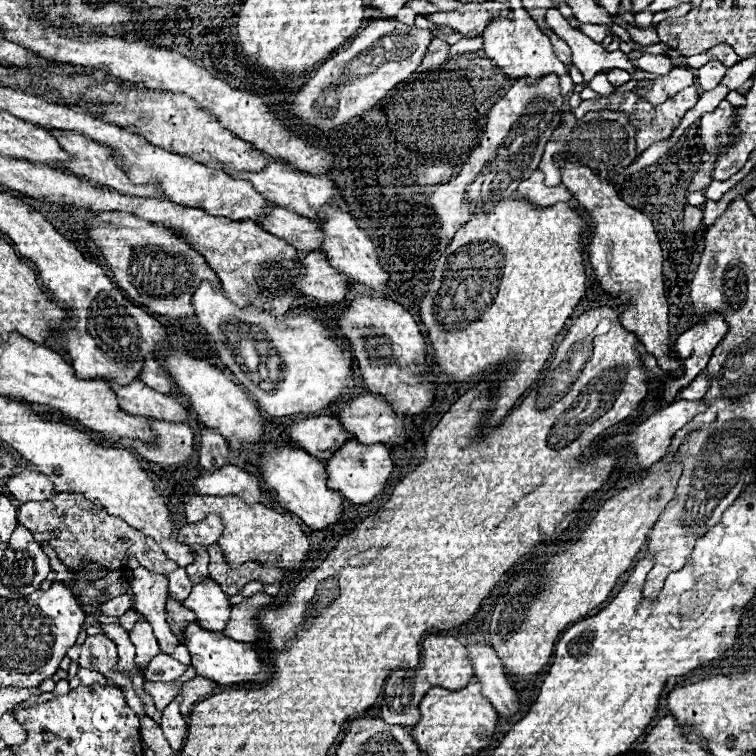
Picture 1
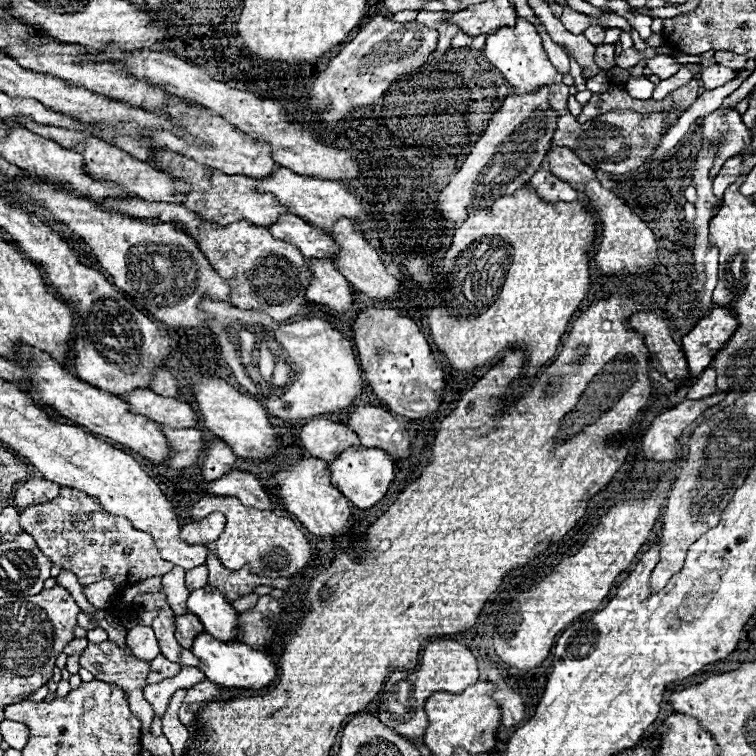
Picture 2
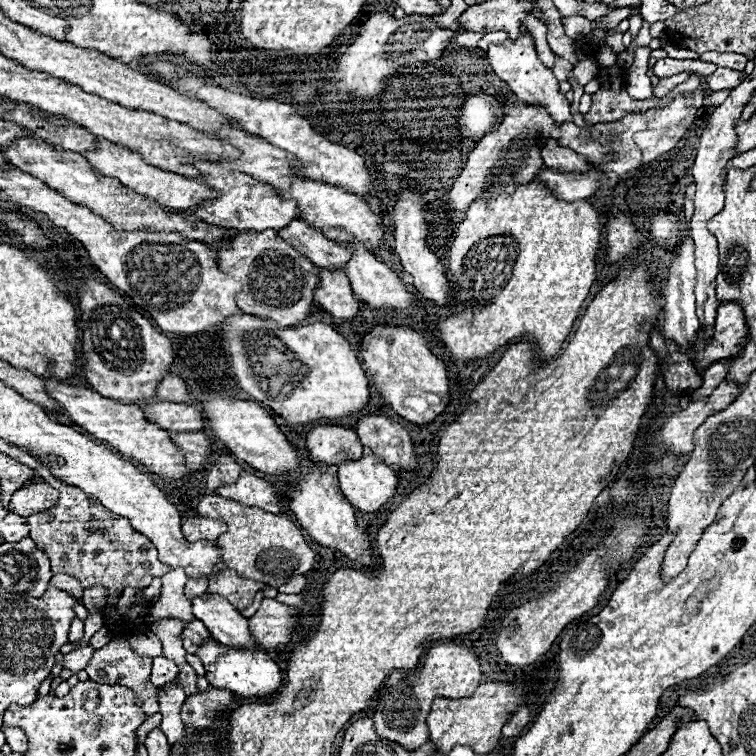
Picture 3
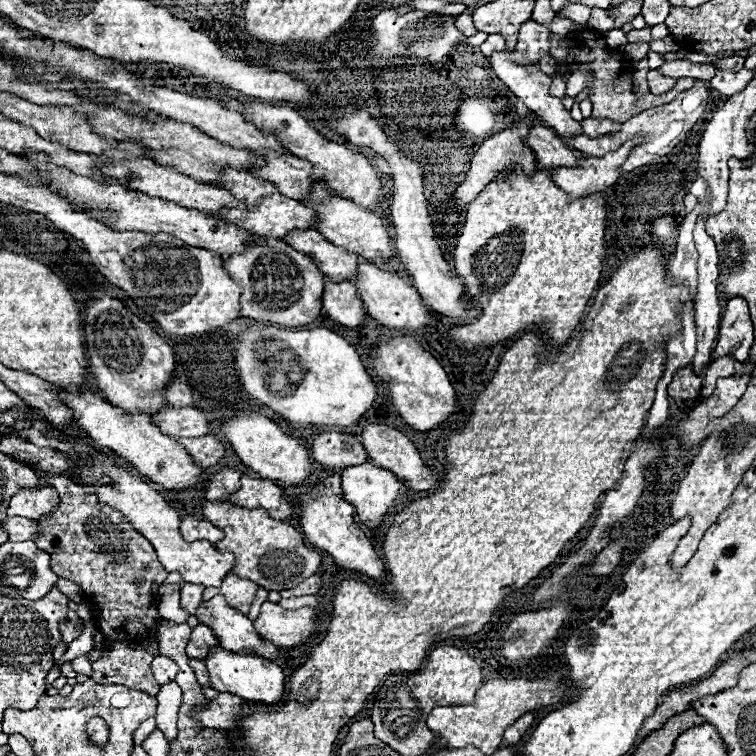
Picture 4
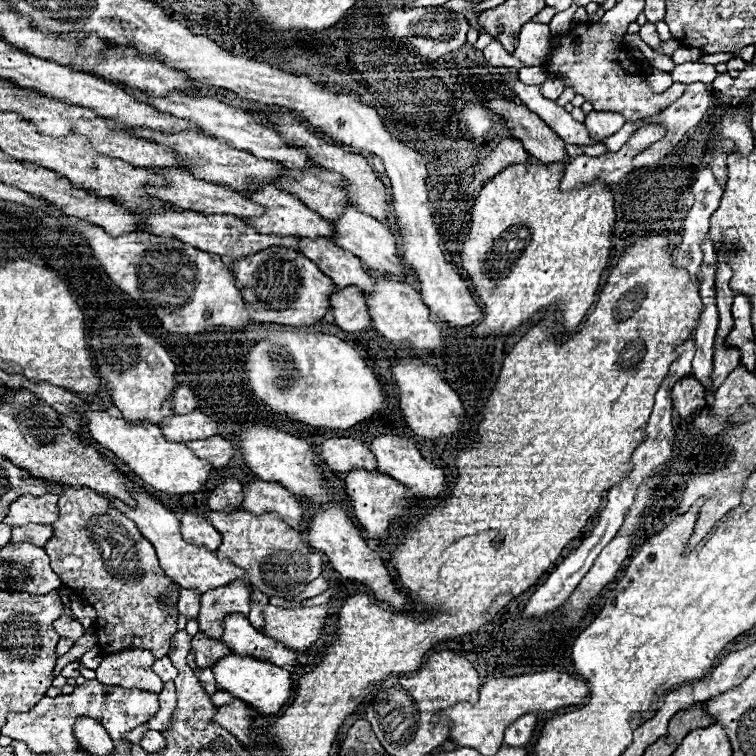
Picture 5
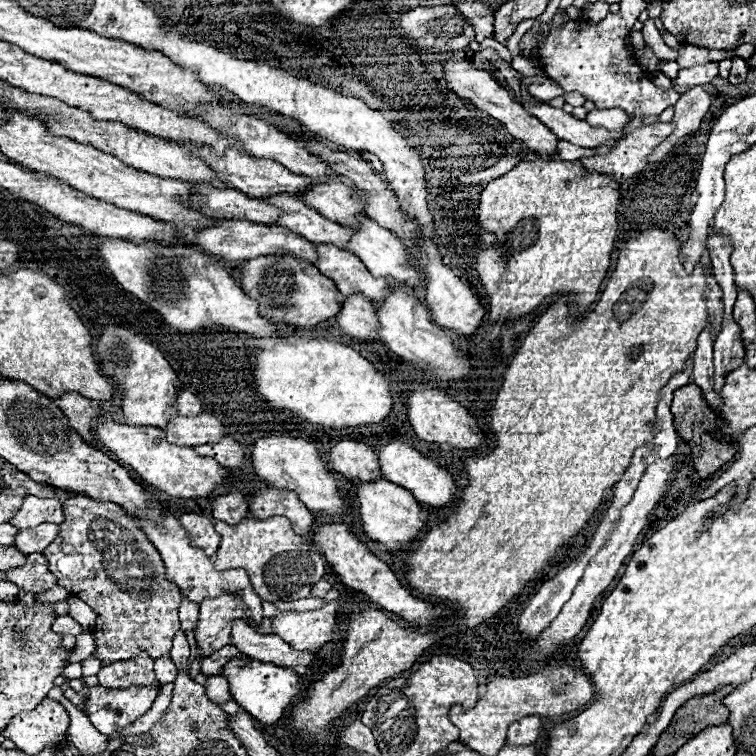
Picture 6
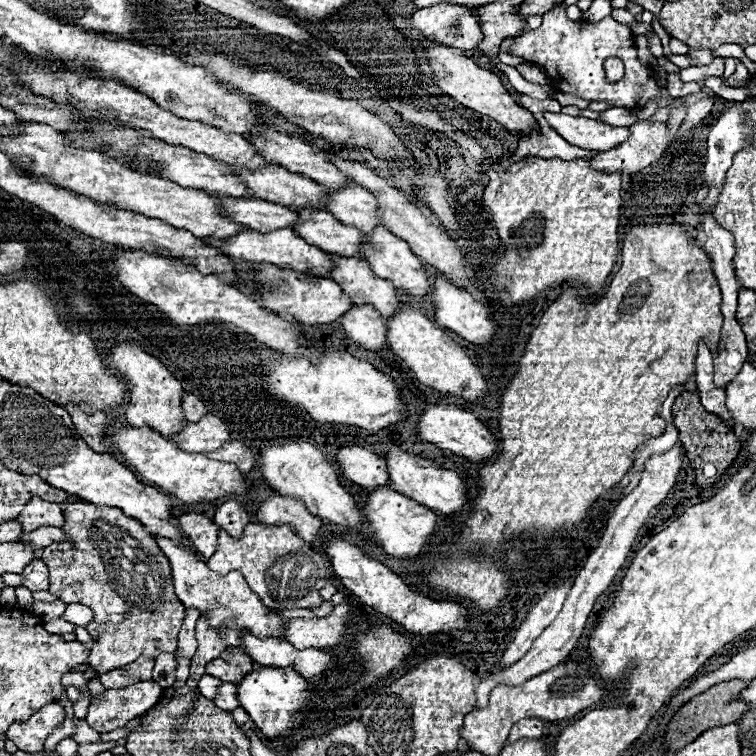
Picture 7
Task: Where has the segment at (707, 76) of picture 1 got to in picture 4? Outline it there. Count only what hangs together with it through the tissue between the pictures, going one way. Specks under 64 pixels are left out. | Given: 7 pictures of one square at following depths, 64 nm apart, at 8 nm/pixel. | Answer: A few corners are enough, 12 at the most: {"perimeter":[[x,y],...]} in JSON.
{"perimeter":[[716,70],[710,88],[722,96],[740,92],[754,70]]}

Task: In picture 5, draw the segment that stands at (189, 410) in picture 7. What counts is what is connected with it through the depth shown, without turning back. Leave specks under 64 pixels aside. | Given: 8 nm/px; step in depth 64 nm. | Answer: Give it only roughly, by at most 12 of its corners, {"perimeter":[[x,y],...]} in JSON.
{"perimeter":[[188,386],[174,388],[172,406],[184,414],[196,410],[198,402]]}

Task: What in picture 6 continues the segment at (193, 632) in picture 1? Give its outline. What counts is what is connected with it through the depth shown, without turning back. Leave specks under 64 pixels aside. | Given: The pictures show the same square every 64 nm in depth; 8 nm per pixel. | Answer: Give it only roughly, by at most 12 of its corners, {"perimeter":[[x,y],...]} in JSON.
{"perimeter":[[240,658],[220,670],[232,698],[278,726],[298,696],[294,670]]}

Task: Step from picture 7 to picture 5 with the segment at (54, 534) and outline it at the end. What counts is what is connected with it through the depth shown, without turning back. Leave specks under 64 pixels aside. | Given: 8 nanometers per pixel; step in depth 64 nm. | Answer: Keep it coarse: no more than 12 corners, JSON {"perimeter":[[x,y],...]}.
{"perimeter":[[48,524],[12,526],[12,542],[44,546],[52,536]]}

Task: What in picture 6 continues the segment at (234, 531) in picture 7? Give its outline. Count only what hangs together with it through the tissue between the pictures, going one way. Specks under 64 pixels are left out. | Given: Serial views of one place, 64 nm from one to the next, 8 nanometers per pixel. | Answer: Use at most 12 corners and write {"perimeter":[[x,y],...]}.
{"perimeter":[[232,488],[212,500],[216,520],[236,524],[248,514],[244,494]]}

